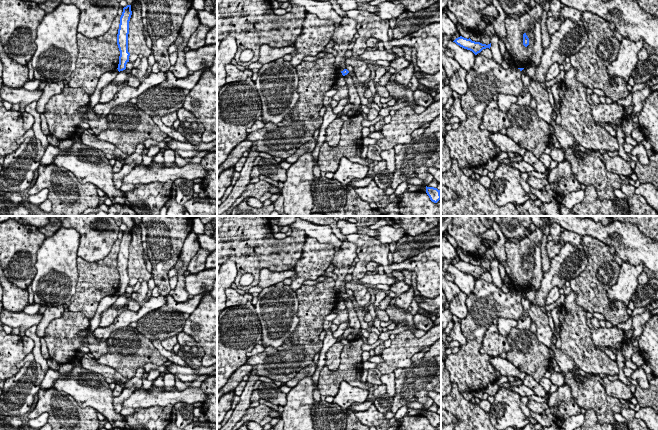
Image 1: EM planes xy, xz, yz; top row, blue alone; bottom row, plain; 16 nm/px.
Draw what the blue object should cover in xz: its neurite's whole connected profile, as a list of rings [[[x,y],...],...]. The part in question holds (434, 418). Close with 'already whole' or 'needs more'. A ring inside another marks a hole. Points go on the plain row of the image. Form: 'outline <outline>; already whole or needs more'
outline [[[426,410],[426,417],[429,420],[430,424],[434,427],[437,427],[441,423],[440,414],[437,412]]]; already whole

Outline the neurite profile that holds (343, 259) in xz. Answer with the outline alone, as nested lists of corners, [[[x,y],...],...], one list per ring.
[[[343,241],[339,250],[334,254],[331,264],[334,265],[333,273],[337,275],[337,279],[334,281],[334,289],[339,296],[346,293],[345,277],[356,257],[357,245],[349,241]]]

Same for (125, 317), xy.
[[[164,296],[149,297],[145,303],[140,304],[141,306],[138,311],[131,311],[126,308],[120,311],[111,325],[107,327],[99,326],[95,329],[94,336],[98,340],[107,340],[113,331],[127,327],[131,322],[137,322],[148,313],[161,308],[165,304],[166,298]]]

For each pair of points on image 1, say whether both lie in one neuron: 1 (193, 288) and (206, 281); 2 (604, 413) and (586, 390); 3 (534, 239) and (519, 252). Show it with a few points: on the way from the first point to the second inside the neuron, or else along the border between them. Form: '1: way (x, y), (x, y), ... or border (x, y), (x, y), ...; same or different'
1: way (196, 285), (203, 281); same
2: way (603, 407), (592, 396); same
3: way (530, 243), (523, 248); same

